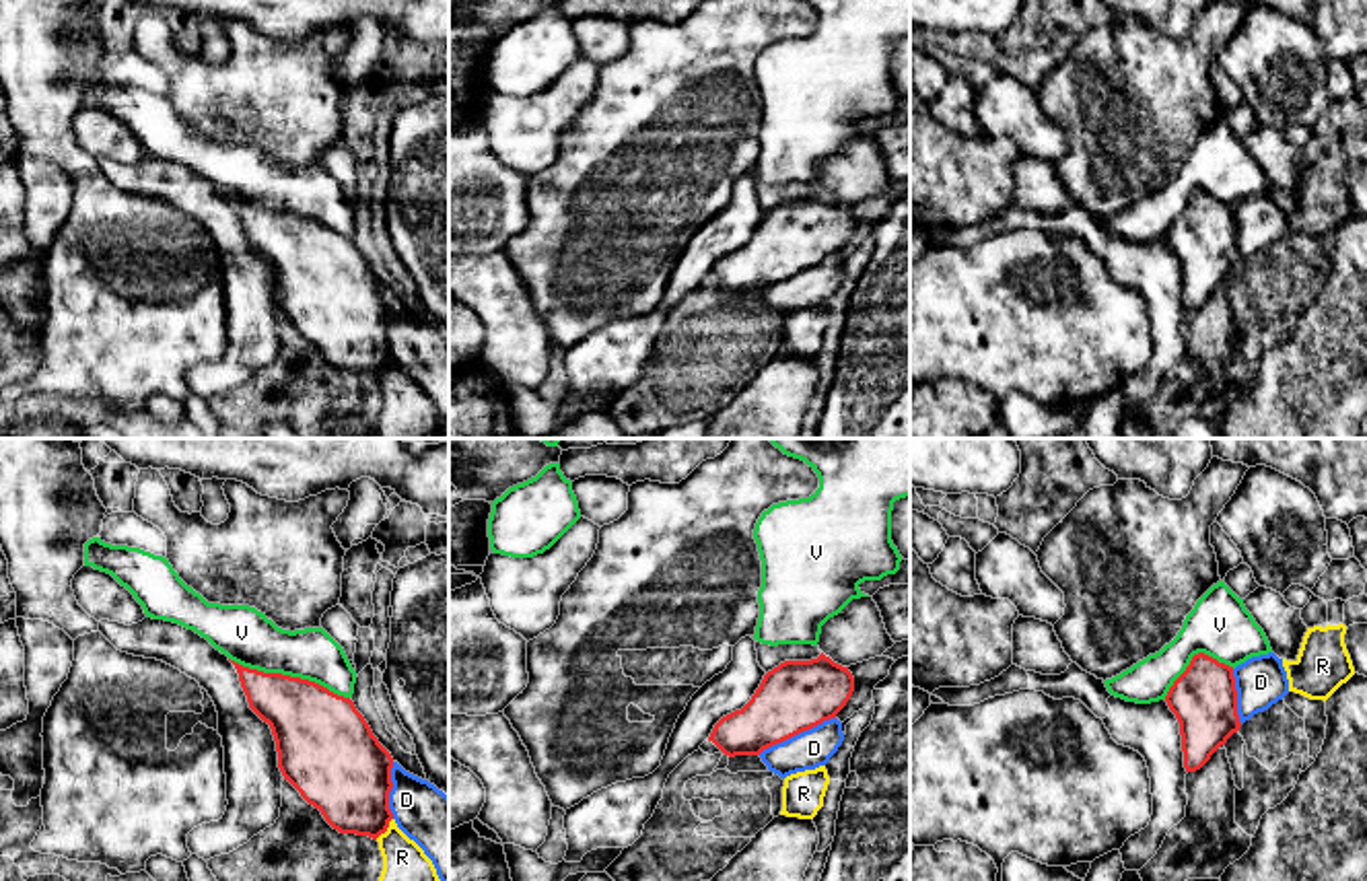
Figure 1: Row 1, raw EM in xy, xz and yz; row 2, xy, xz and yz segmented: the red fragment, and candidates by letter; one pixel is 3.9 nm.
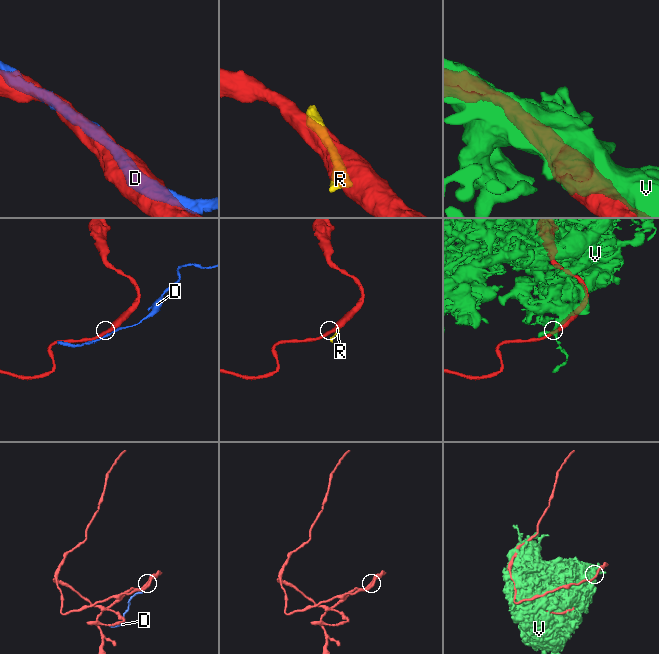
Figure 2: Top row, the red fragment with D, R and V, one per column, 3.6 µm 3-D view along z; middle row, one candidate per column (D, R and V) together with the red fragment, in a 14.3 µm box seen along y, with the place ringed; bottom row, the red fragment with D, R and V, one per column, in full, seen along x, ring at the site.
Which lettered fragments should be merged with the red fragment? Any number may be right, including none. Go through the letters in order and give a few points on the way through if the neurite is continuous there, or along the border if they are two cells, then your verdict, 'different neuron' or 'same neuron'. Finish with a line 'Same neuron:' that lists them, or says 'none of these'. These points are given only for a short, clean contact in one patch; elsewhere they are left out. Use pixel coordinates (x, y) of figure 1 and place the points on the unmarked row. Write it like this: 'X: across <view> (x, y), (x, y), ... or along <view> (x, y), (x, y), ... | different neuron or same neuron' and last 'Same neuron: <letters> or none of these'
D: different neuron
R: different neuron
V: different neuron
Same neuron: none of these

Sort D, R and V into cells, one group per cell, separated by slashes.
D / R / V

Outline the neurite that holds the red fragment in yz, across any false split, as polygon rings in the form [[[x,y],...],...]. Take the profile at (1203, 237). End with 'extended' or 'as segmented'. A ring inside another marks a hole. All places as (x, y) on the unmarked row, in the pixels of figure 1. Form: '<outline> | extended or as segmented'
[[[1204,191],[1192,196],[1165,241],[1180,261],[1186,311],[1200,309],[1241,266],[1233,206]]] | as segmented

